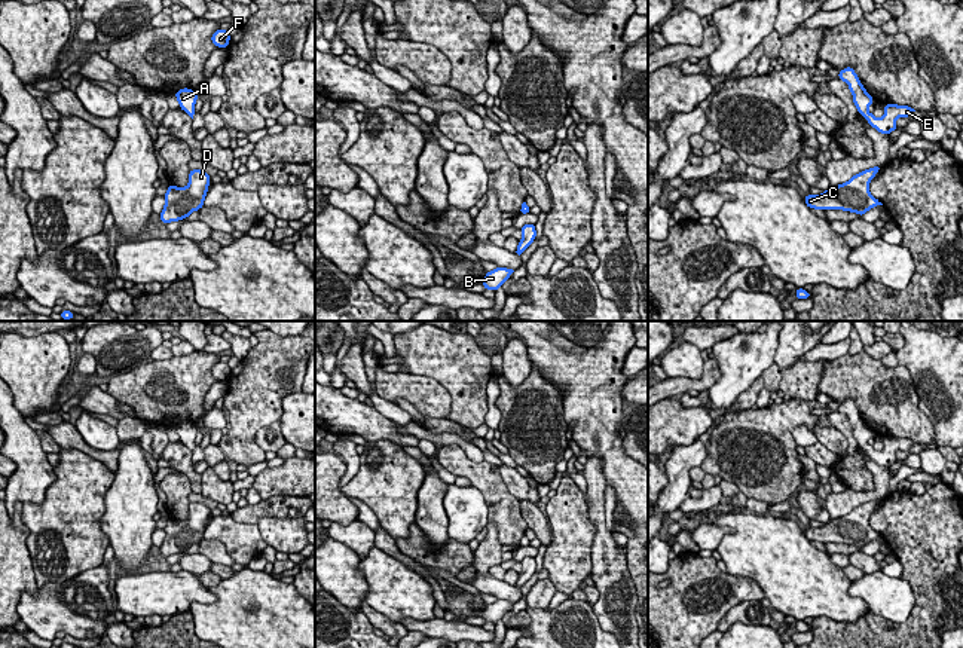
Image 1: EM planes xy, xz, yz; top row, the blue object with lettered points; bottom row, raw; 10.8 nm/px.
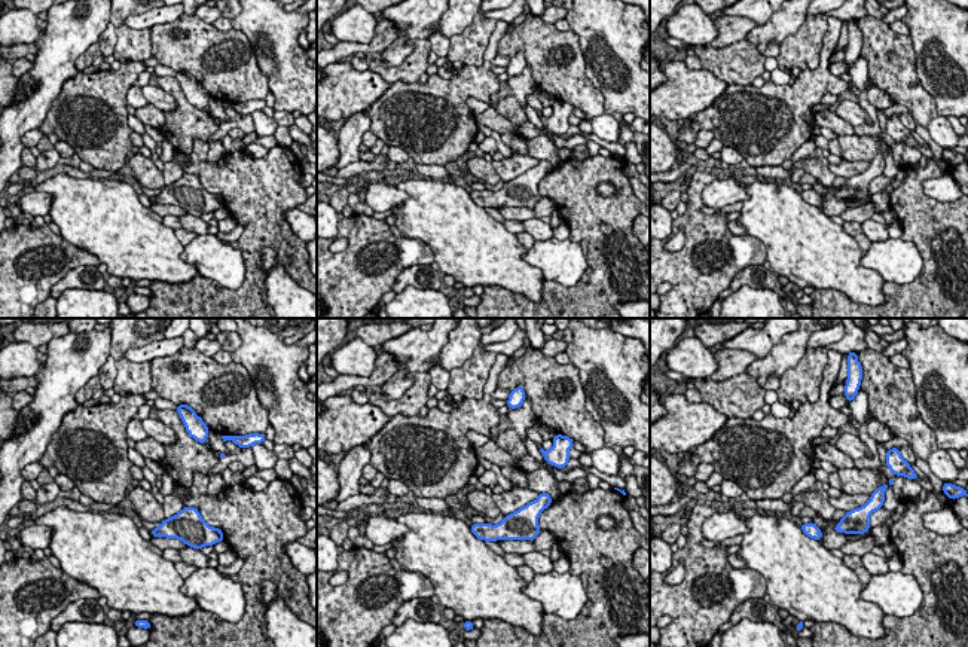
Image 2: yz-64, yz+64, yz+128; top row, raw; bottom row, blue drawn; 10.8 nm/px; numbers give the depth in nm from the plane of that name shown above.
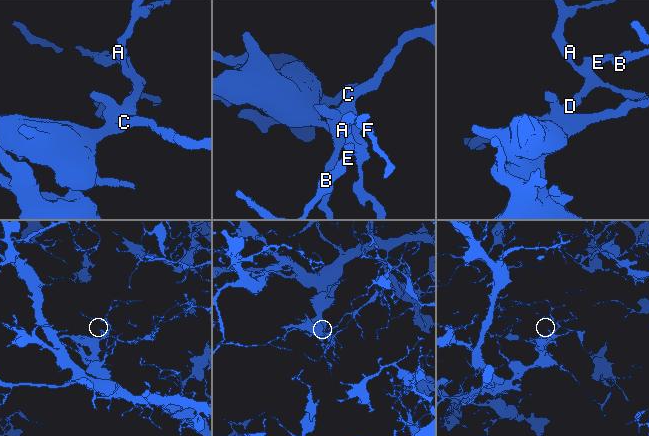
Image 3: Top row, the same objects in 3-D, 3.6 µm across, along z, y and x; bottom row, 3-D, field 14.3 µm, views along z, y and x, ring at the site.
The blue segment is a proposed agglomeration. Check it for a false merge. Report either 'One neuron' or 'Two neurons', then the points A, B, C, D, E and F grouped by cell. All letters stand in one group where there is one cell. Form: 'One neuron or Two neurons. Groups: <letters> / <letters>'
One neuron. Groups: A B C D E F

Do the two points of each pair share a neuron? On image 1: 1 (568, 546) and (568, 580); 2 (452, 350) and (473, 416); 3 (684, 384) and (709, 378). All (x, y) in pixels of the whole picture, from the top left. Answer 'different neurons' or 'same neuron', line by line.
1: same neuron
2: same neuron
3: same neuron

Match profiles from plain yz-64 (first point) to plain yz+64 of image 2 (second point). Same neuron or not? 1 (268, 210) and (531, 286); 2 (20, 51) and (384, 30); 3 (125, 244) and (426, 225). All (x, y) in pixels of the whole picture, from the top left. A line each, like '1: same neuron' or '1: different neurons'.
1: different neurons
2: same neuron
3: same neuron

